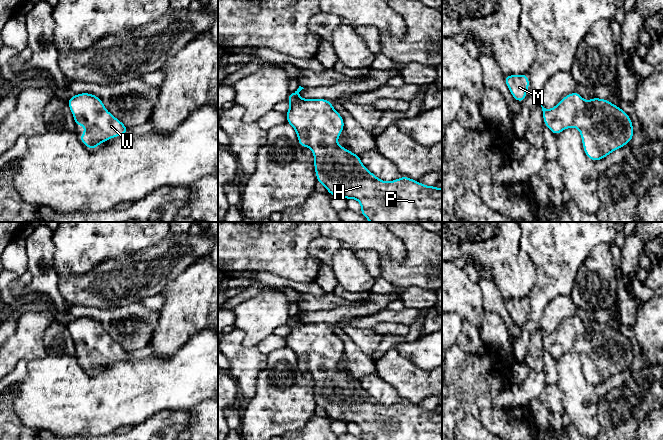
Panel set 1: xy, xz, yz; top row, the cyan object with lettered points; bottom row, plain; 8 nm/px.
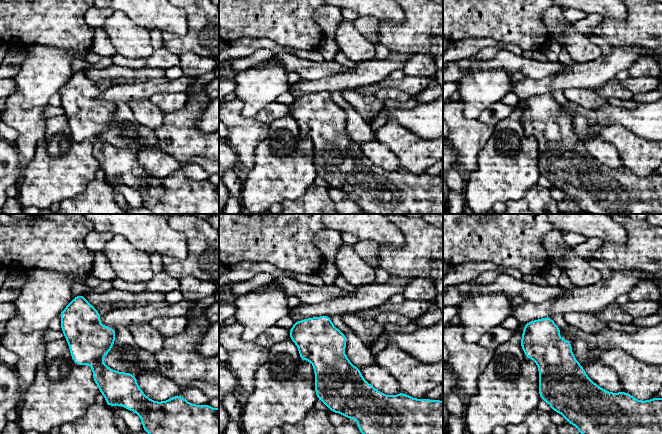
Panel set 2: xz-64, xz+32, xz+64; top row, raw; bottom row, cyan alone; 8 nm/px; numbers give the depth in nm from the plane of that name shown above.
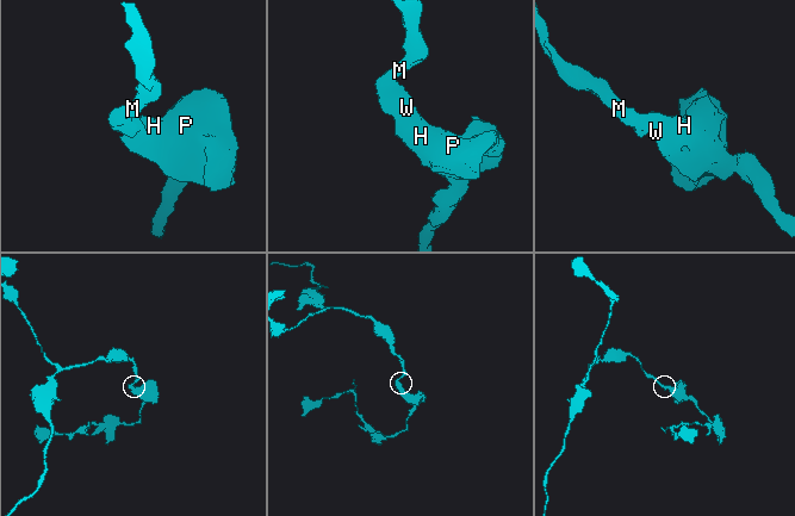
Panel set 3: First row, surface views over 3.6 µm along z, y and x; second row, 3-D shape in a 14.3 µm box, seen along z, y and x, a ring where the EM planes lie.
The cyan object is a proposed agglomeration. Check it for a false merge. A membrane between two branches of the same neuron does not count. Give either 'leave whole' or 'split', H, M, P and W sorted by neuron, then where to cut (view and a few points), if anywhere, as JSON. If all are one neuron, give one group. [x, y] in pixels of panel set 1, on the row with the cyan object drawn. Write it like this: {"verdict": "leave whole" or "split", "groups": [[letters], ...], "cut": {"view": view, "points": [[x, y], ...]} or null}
{"verdict": "leave whole", "groups": [["H", "M", "P", "W"]], "cut": null}

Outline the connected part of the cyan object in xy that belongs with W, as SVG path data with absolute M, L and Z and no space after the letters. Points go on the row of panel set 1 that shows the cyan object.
M80 93L67 100L77 126L86 126L79 140L88 149L116 136L123 136L128 128L105 109L102 100L91 93Z

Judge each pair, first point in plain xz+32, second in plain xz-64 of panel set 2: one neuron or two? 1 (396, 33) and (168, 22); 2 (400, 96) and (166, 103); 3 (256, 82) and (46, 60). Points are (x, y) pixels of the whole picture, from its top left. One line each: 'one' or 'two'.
1: two
2: one
3: one

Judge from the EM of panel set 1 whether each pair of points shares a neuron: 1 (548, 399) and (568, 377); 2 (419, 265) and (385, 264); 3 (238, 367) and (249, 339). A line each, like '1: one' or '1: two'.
1: two
2: one
3: two

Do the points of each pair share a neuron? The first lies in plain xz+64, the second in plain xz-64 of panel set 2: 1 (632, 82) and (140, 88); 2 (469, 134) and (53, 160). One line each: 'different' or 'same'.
1: same
2: different

